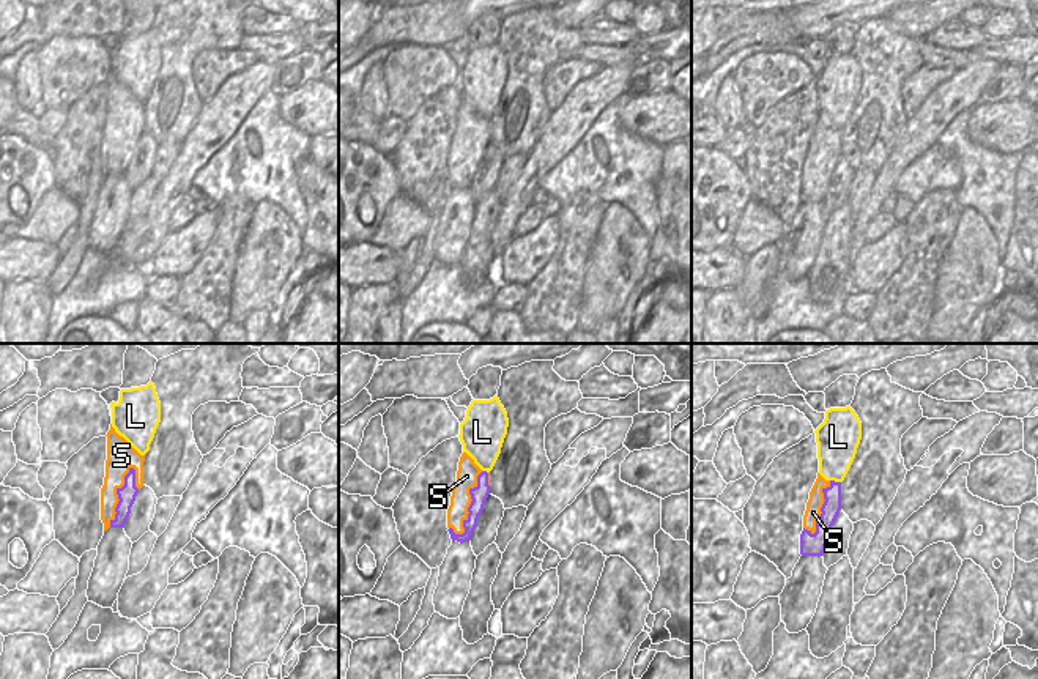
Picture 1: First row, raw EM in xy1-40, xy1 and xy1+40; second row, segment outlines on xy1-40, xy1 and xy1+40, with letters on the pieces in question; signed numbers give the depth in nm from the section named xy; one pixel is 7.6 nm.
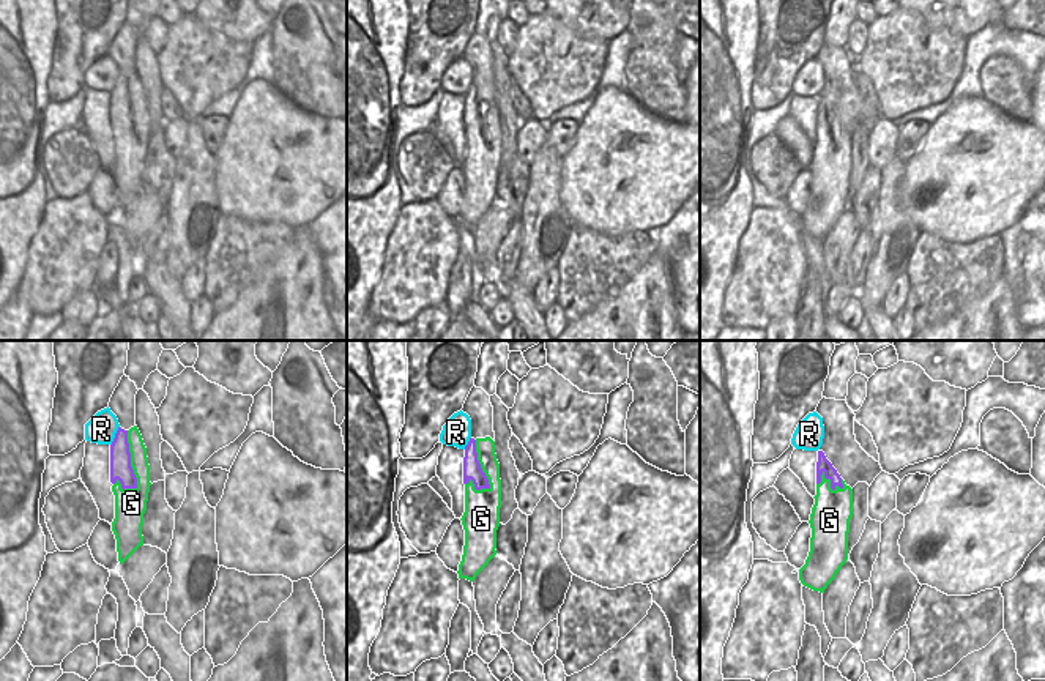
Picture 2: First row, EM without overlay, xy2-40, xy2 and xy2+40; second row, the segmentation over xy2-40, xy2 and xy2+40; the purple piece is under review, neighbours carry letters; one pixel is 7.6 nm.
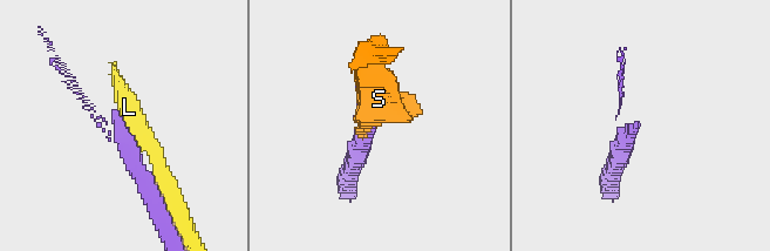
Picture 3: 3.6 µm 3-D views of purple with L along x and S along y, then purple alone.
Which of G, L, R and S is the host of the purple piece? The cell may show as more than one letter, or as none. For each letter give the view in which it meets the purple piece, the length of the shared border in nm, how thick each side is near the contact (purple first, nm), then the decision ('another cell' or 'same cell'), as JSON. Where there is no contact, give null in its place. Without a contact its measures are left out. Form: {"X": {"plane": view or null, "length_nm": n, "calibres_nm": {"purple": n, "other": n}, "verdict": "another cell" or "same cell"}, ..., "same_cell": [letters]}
{"G": {"plane": "xy2-40", "length_nm": 460, "calibres_nm": {"purple": 170, "other": 150}, "verdict": "same cell"}, "L": {"plane": "xy1+40", "length_nm": 90, "calibres_nm": {"purple": 140, "other": 300}, "verdict": "another cell"}, "R": {"plane": "xy2-40", "length_nm": 170, "calibres_nm": {"purple": 170, "other": 220}, "verdict": "another cell"}, "S": {"plane": "xy1-40", "length_nm": 500, "calibres_nm": {"purple": 140, "other": 190}, "verdict": "another cell"}, "same_cell": ["G"]}

